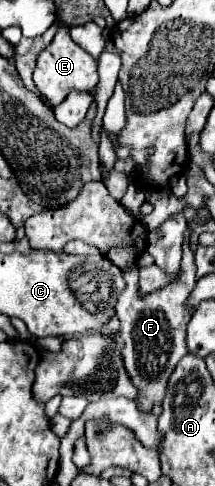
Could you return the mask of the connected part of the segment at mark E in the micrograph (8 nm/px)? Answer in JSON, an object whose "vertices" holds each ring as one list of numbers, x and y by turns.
{"vertices":[[66,27,58,29,54,41,36,59,36,69,34,69,34,85,36,85,36,89,44,95,44,99,52,107,56,107,58,103,62,103,62,99,68,95,70,89,92,91,92,87,96,87,96,83,98,83,98,65,92,59,92,55,86,53,82,47,78,47,72,41]]}

